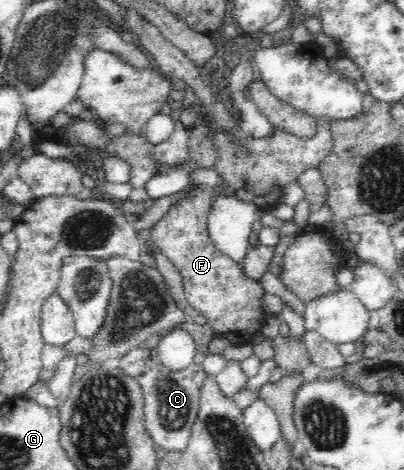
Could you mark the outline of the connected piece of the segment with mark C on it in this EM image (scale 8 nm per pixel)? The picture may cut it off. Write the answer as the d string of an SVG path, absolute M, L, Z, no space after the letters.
M144 345L130 349L120 360L119 367L121 370L126 371L127 375L135 378L139 385L142 386L146 429L150 431L151 440L155 443L158 452L166 453L172 450L184 450L184 447L188 445L193 422L198 414L203 383L210 377L204 370L204 367L193 363L182 371L170 371L161 364L156 348L149 349Z

